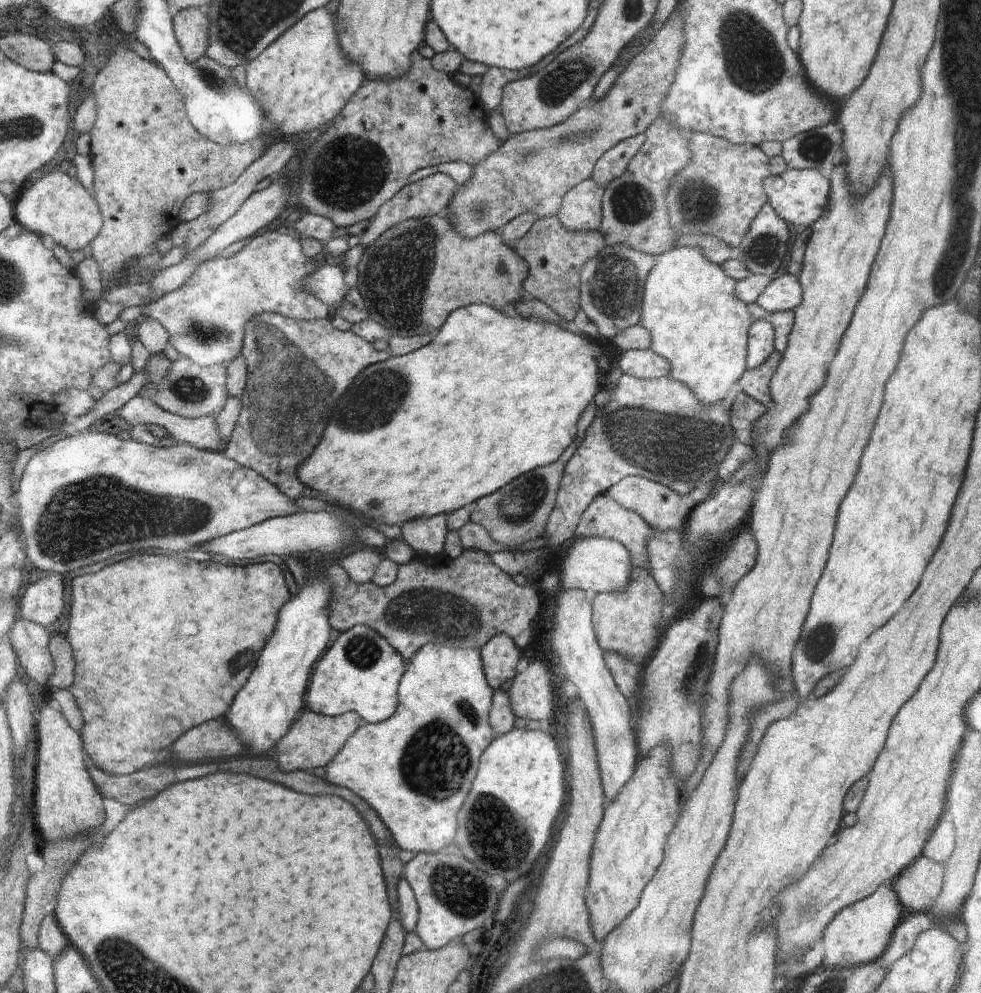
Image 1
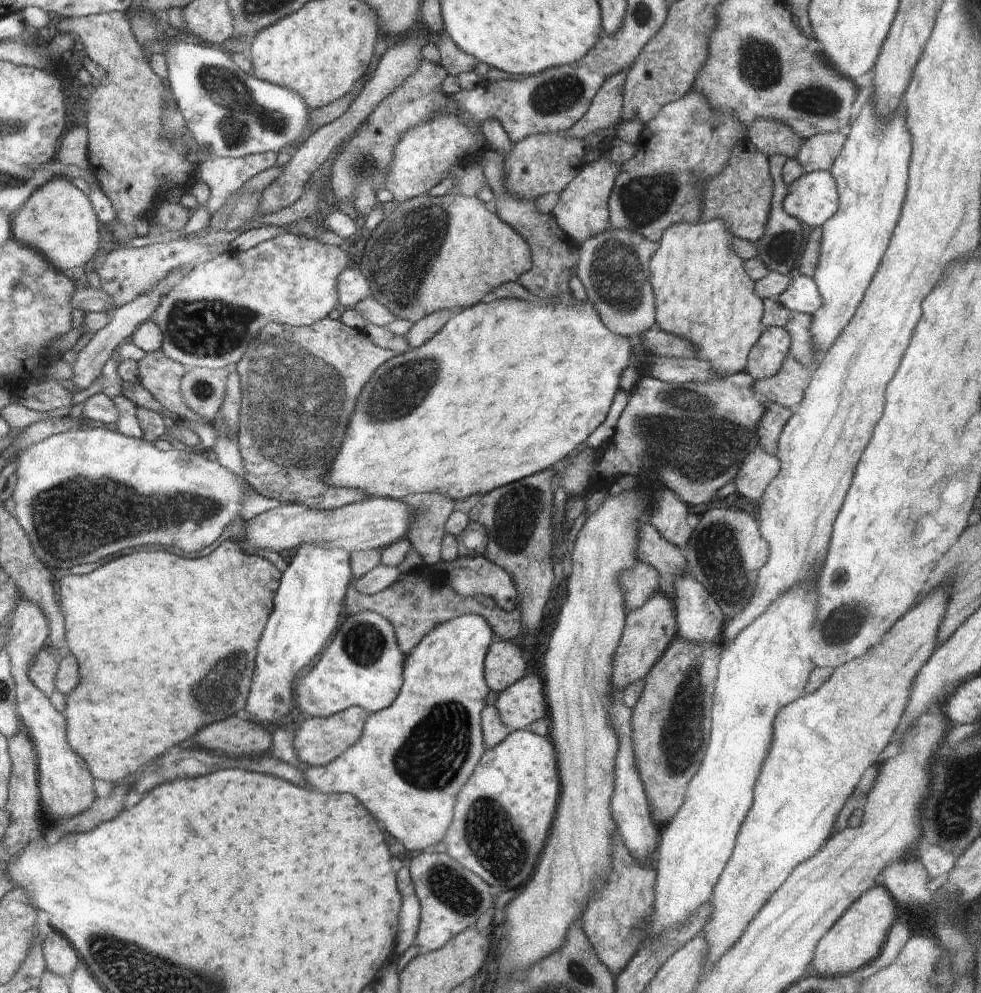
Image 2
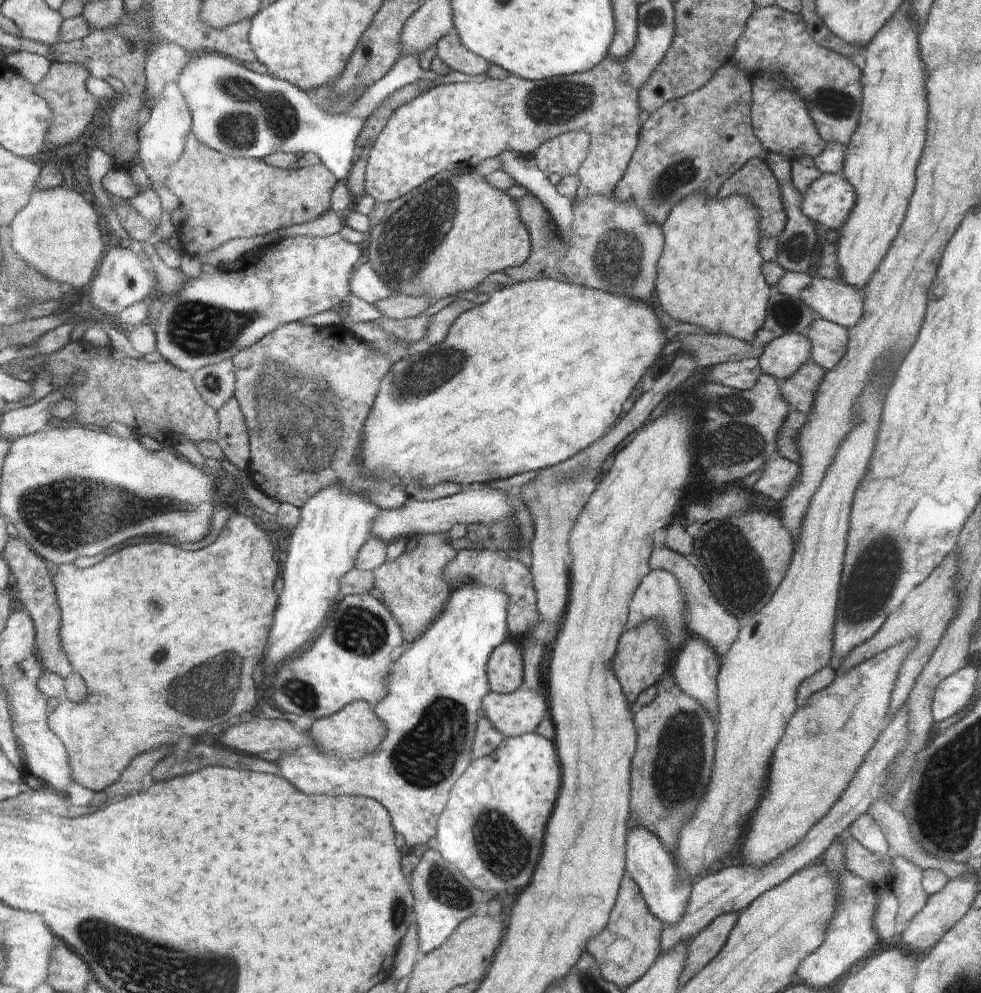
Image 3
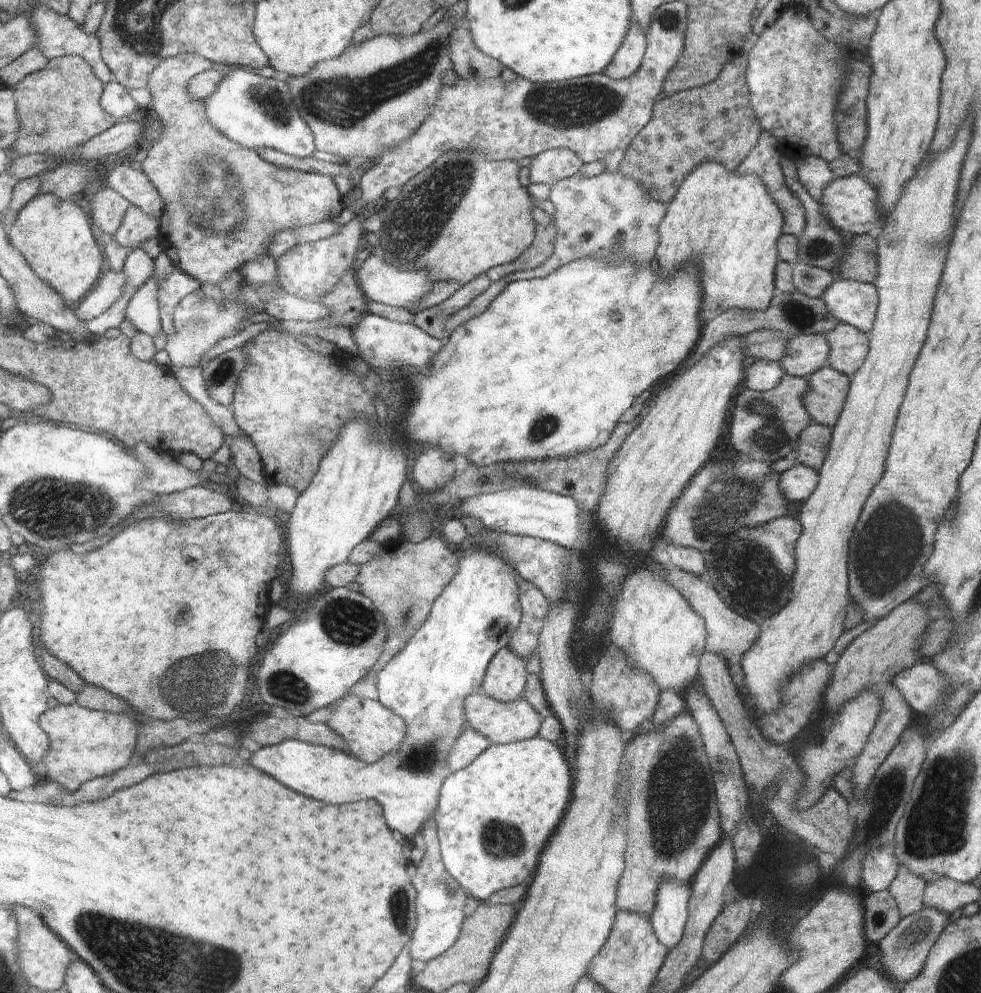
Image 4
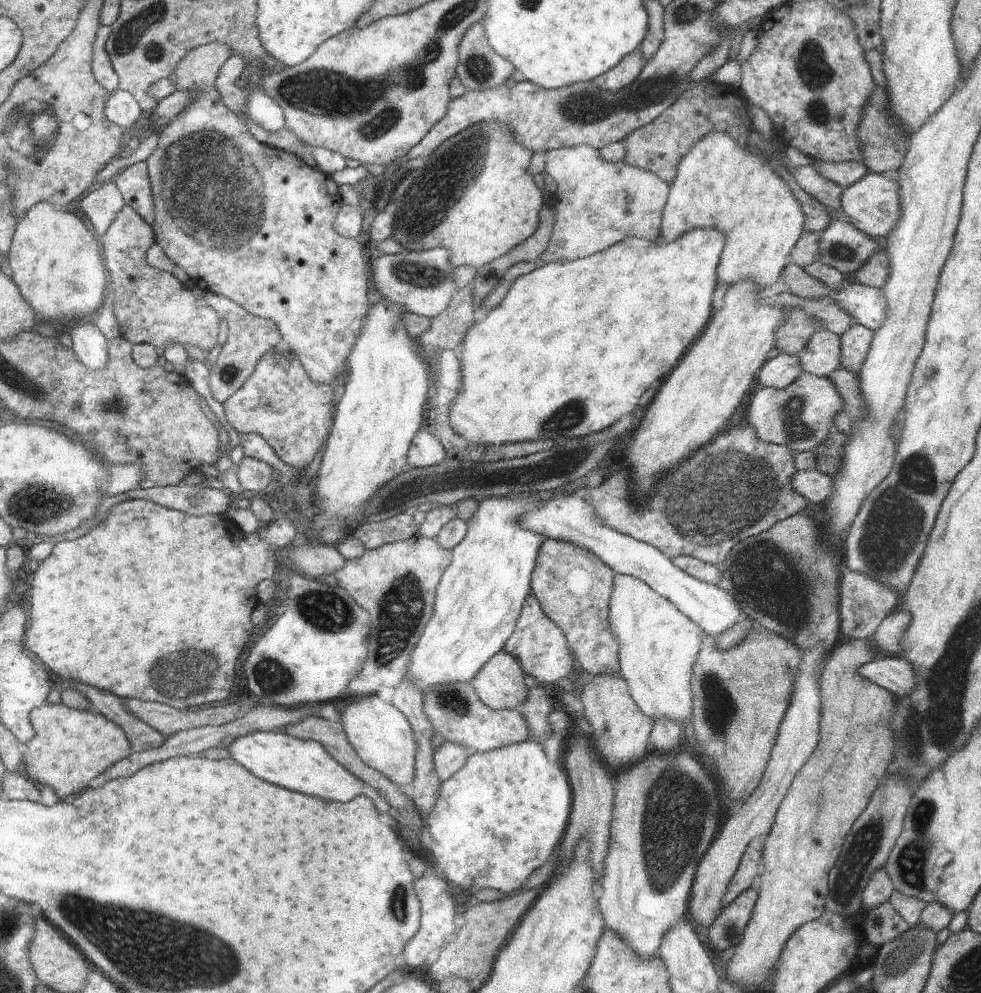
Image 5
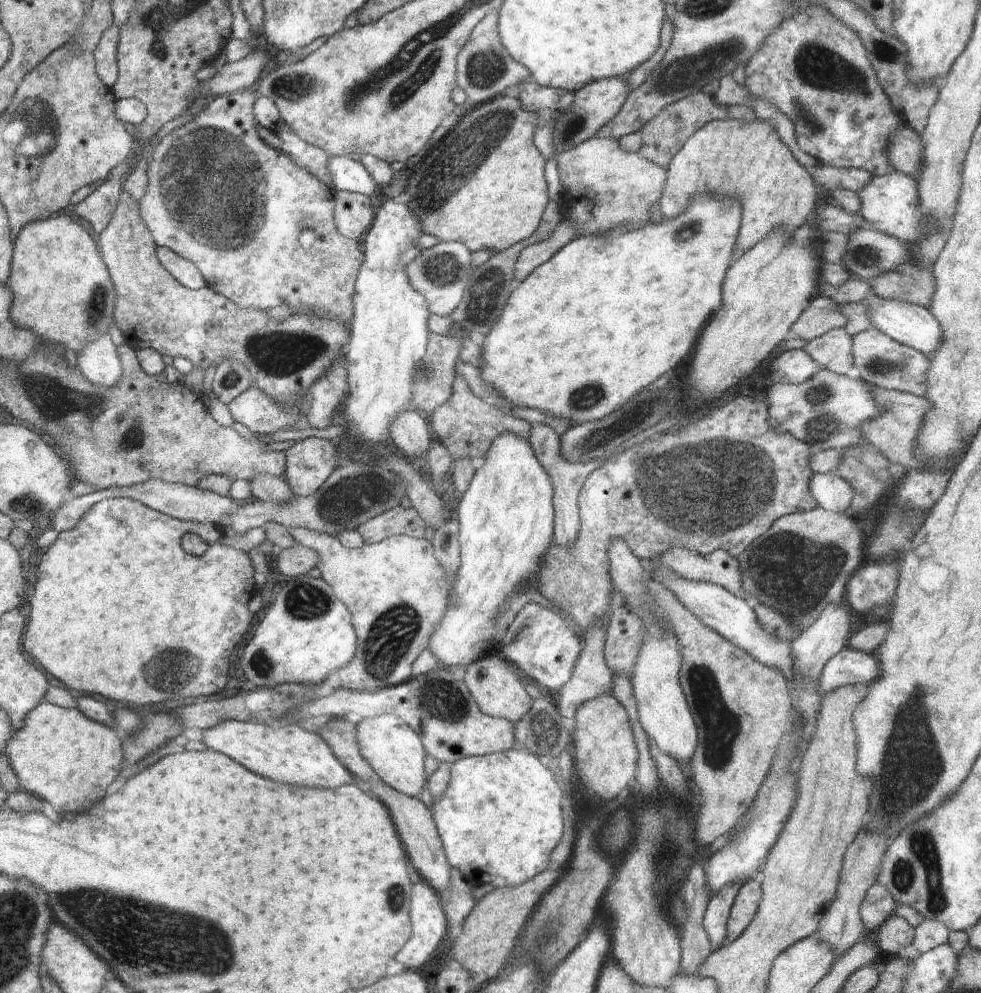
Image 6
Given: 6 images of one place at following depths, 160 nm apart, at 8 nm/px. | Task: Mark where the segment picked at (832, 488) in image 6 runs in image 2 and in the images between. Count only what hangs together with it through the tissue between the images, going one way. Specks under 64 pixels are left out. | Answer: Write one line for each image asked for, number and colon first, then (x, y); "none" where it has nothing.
2: (757, 469)
3: (778, 474)
4: (797, 483)
5: (816, 487)

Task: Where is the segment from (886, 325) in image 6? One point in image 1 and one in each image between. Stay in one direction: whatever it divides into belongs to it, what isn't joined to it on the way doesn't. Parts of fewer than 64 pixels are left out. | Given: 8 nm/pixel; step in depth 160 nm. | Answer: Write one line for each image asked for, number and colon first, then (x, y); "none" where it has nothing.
1: (784, 293)
2: (802, 295)
3: (835, 301)
4: (850, 301)
5: (867, 305)

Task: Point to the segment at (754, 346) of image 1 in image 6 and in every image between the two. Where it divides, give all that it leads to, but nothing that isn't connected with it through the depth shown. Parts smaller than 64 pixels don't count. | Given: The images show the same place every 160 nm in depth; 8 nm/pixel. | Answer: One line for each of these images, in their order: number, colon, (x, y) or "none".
2: (766, 359)
3: (782, 358)
4: (804, 354)
5: (821, 357)
6: (833, 351)

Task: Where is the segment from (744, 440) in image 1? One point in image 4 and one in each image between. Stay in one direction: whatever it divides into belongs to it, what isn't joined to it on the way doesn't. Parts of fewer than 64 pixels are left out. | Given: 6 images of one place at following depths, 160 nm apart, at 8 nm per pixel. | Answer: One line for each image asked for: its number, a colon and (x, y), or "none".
2: (775, 416)
3: (787, 444)
4: (812, 445)

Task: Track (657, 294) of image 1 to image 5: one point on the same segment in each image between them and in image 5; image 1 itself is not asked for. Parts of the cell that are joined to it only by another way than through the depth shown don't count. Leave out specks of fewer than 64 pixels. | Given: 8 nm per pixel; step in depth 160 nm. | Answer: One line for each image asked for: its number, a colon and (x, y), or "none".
2: (703, 293)
3: (710, 274)
4: (728, 225)
5: (720, 184)

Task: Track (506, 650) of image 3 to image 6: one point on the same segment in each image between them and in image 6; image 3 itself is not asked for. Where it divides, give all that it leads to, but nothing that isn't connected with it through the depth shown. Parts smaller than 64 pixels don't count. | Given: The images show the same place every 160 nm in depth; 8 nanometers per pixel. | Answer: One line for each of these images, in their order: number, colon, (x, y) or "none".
4: (505, 679)
5: (500, 684)
6: (499, 692)

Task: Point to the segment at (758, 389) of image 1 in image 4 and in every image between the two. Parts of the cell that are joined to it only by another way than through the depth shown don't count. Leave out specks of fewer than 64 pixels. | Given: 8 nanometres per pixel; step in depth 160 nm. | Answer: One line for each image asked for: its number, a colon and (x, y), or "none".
2: (786, 388)
3: (799, 391)
4: (828, 388)

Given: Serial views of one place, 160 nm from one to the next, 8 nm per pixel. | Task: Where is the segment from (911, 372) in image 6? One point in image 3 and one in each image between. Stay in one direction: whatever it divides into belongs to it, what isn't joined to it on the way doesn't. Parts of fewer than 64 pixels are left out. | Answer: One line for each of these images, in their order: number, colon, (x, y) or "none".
3: (829, 340)
4: (848, 346)
5: (856, 342)

